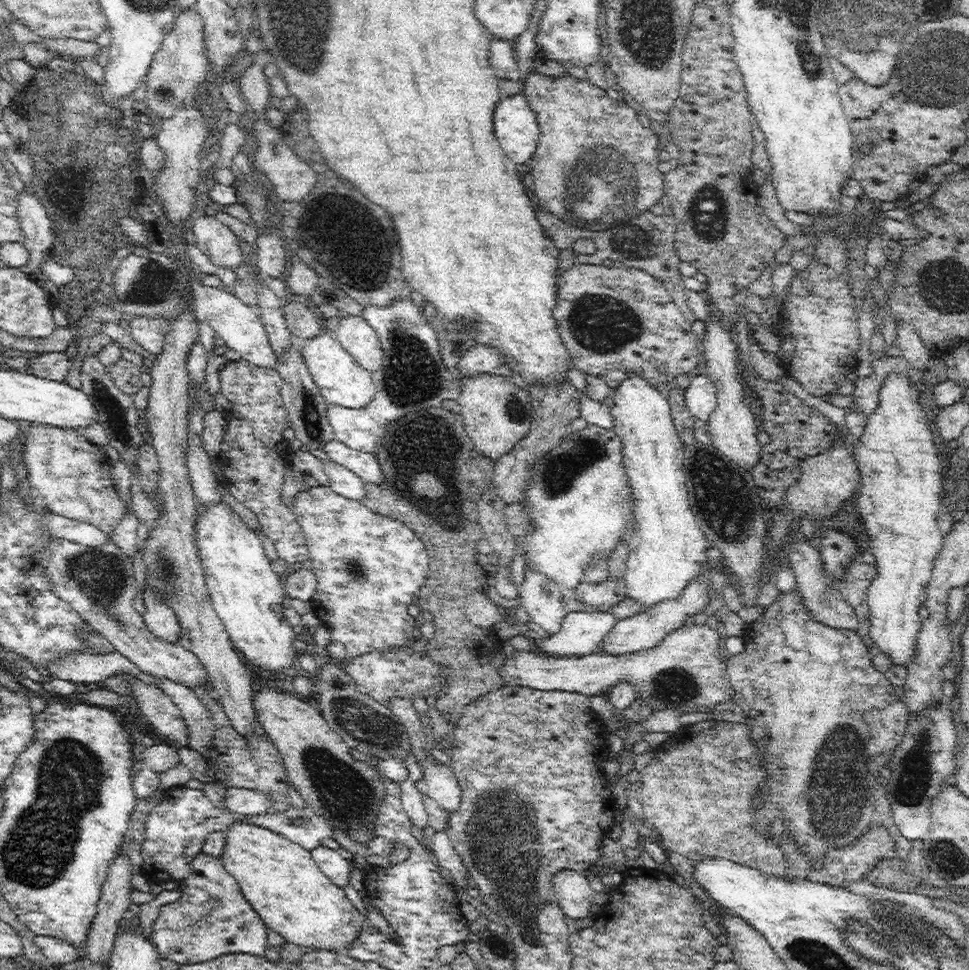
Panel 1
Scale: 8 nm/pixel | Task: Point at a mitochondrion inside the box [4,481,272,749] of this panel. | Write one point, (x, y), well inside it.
(103, 579)

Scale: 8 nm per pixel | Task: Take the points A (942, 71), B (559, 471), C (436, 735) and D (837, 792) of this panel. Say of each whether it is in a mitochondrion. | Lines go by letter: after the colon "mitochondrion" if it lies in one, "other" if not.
A: mitochondrion
B: mitochondrion
C: other
D: mitochondrion

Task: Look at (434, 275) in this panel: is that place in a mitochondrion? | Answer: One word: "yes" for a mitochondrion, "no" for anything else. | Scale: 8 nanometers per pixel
no

